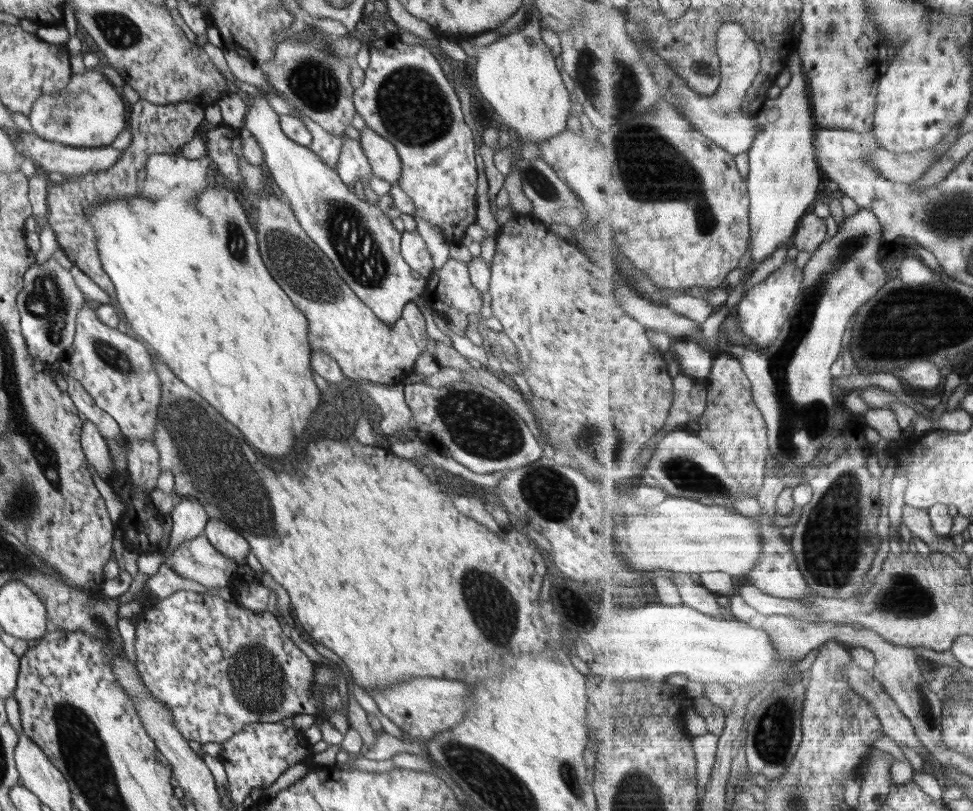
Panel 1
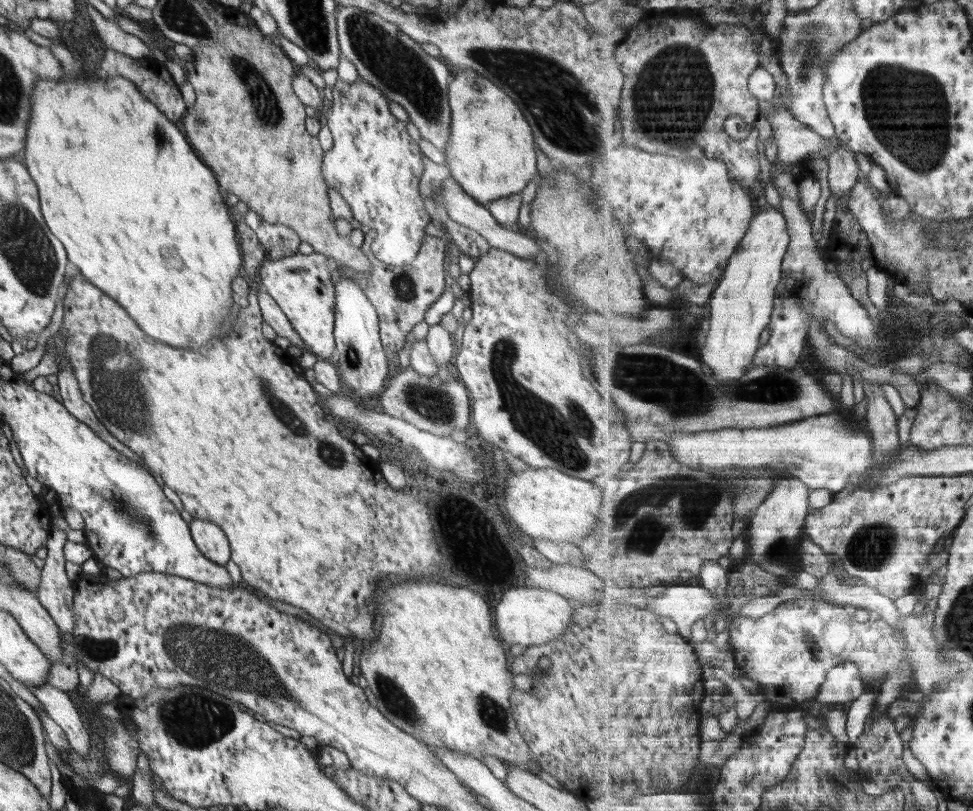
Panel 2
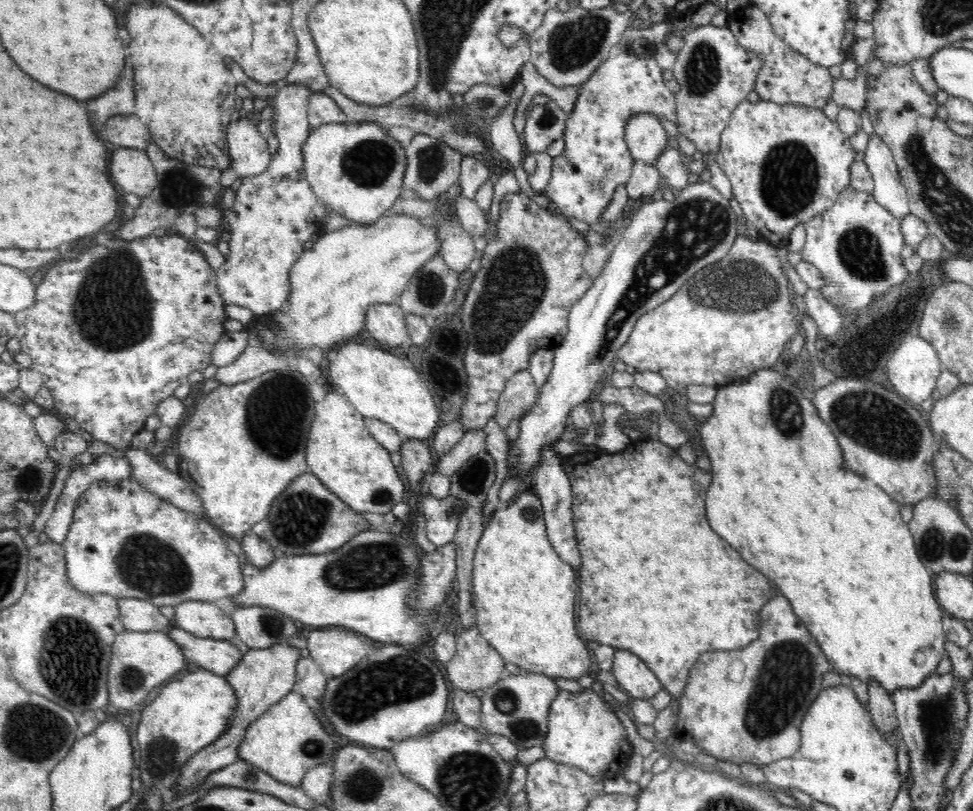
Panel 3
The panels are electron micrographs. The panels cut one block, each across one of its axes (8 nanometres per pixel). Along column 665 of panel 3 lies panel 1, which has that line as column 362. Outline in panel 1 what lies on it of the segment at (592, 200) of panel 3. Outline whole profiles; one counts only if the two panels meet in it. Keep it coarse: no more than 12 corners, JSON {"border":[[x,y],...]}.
{"border":[[368,45],[356,111],[398,150],[412,215],[476,222],[474,136],[428,46]]}

